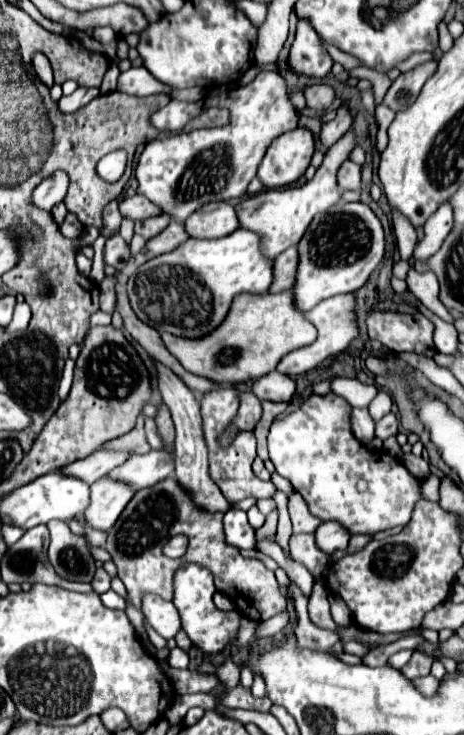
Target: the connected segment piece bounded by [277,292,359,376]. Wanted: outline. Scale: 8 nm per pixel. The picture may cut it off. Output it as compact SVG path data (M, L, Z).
M353 292L349 294L339 294L339 296L333 296L333 298L327 298L323 300L321 304L317 304L313 310L307 312L309 320L313 320L319 336L313 344L305 346L305 348L299 348L299 350L293 350L293 354L287 354L279 366L277 366L277 372L281 374L287 374L287 376L297 376L297 374L305 374L313 368L317 368L321 362L325 362L327 358L333 358L341 352L345 352L355 338L359 338L359 322L357 322L357 312L355 312L355 302L357 296Z

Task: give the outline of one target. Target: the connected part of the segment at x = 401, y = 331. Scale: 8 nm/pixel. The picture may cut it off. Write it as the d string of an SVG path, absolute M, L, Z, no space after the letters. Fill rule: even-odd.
M371 312L367 318L371 340L381 342L393 352L415 352L433 356L433 332L435 324L421 312Z

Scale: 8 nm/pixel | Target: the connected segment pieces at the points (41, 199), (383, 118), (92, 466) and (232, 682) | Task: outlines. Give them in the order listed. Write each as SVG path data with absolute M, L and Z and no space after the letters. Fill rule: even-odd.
M55 172L51 178L43 180L35 190L33 190L33 196L31 196L31 202L39 208L39 210L45 210L45 212L53 212L53 208L63 202L65 194L67 194L67 176L65 172Z
M381 102L381 104L377 104L377 108L375 108L375 118L377 118L377 122L379 122L379 130L387 132L387 128L391 126L391 122L393 122L393 118L395 118L395 112Z
M97 450L93 452L93 456L87 456L85 460L77 460L65 466L63 472L69 472L69 476L81 476L81 480L87 480L87 484L93 484L93 480L107 476L113 468L125 464L129 458L131 458L131 452Z
M228 657L218 664L216 676L227 688L234 688L239 683L240 667Z

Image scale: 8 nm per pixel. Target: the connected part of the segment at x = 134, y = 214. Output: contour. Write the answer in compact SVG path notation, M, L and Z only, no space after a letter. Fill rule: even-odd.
M133 196L133 198L125 198L121 204L119 204L119 212L123 218L129 218L133 222L141 222L141 220L147 220L147 218L153 218L153 216L159 216L161 210L145 200L143 196Z

